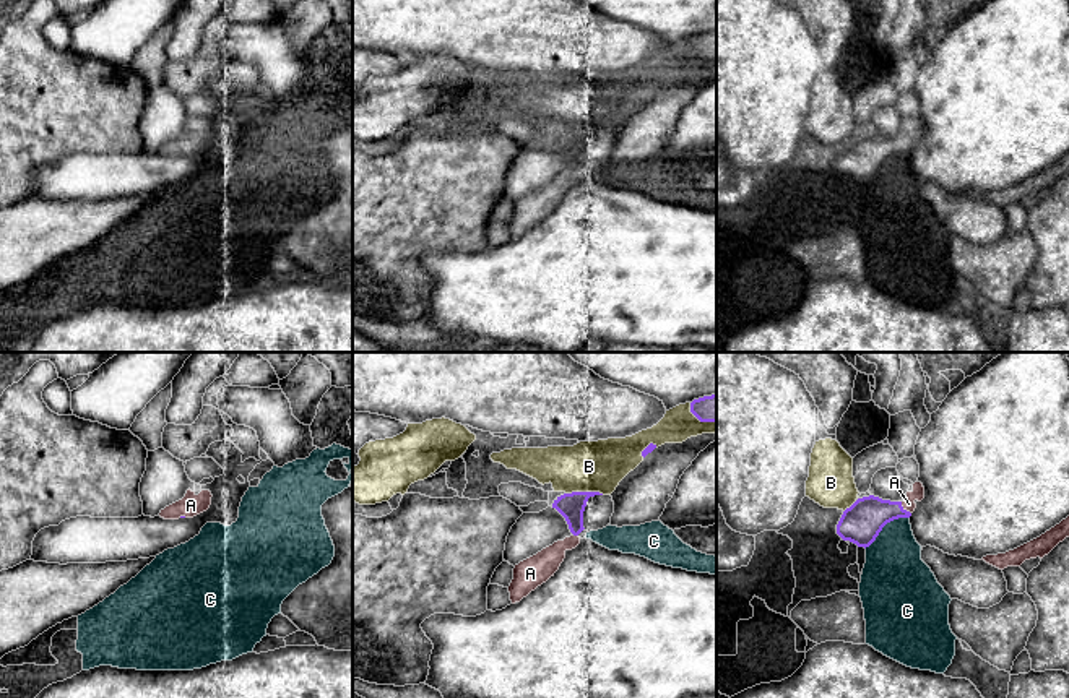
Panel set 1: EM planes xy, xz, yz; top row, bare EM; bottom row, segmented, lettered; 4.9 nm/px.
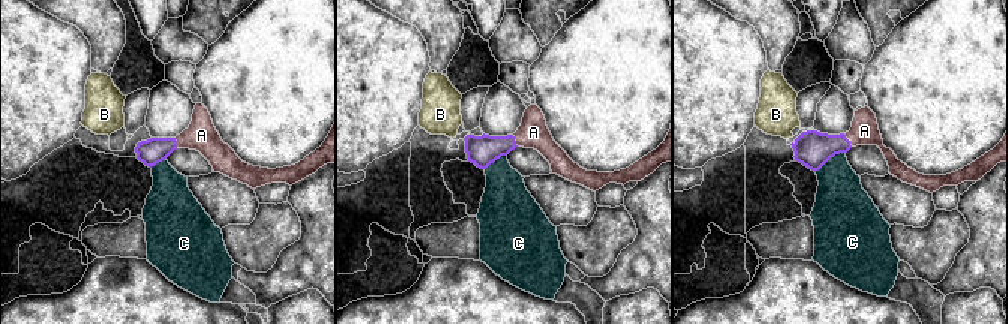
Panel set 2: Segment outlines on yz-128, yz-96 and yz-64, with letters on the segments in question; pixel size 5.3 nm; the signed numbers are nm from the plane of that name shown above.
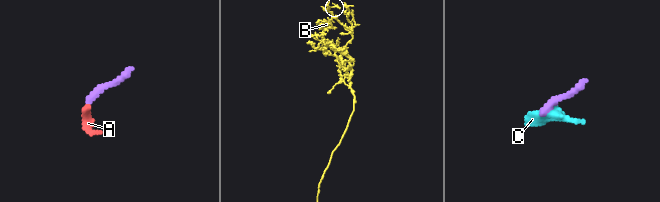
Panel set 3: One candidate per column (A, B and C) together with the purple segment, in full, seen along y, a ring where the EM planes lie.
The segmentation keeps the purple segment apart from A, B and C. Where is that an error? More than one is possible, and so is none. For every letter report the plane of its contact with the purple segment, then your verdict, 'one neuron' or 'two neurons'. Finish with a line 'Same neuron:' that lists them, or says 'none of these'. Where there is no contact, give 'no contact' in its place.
A: yz | one neuron
B: xz | two neurons
C: yz | two neurons
Same neuron: A

